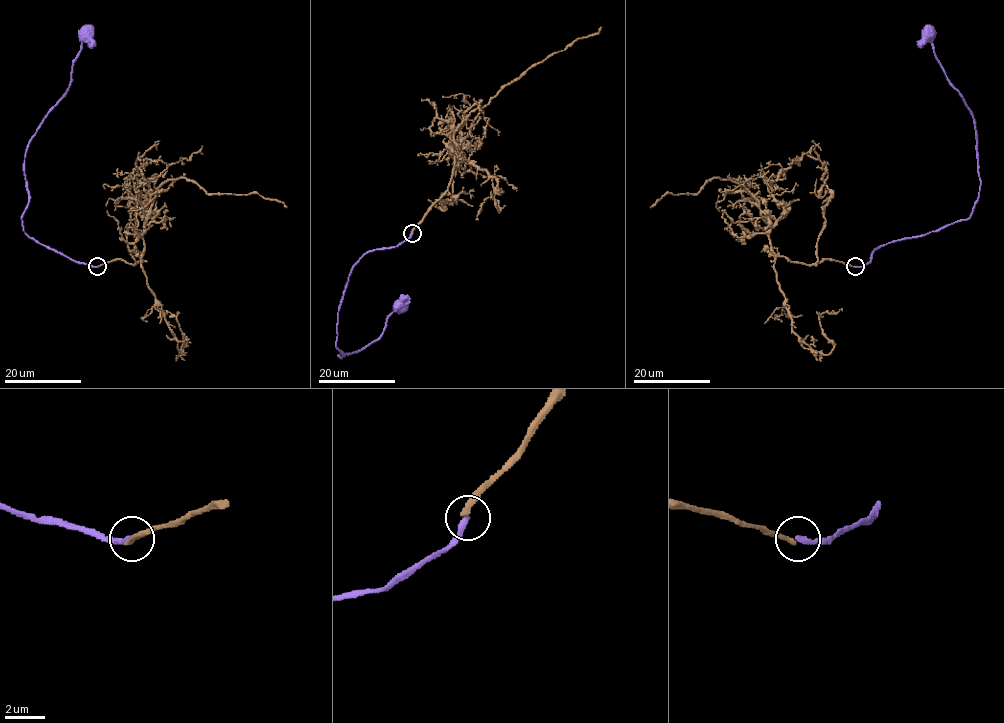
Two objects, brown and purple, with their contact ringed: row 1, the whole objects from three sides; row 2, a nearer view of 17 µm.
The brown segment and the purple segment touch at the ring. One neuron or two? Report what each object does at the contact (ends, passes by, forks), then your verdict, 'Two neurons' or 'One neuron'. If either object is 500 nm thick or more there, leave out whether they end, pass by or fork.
At the ring brown ends. At the ring purple ends. Two neurons

